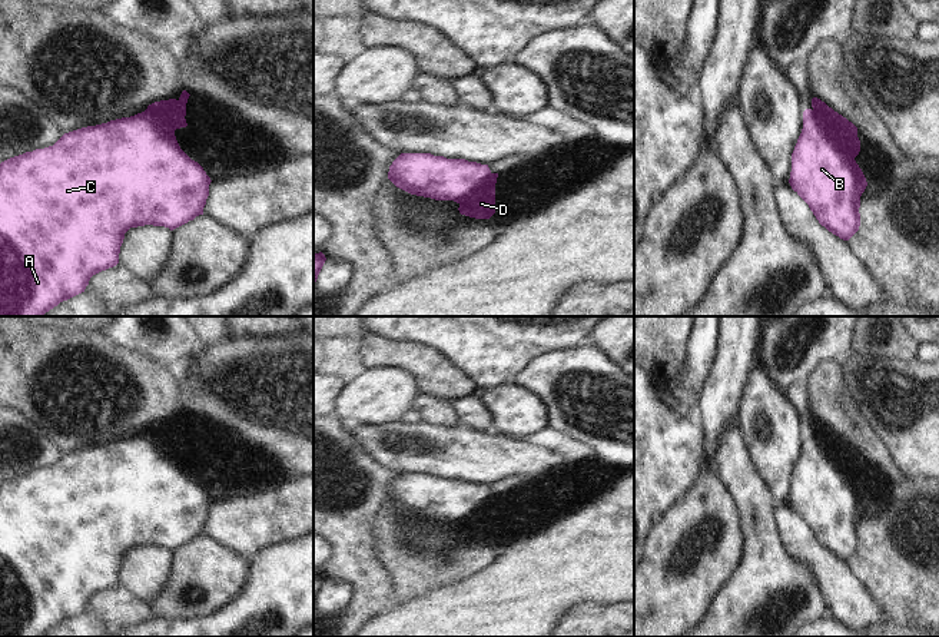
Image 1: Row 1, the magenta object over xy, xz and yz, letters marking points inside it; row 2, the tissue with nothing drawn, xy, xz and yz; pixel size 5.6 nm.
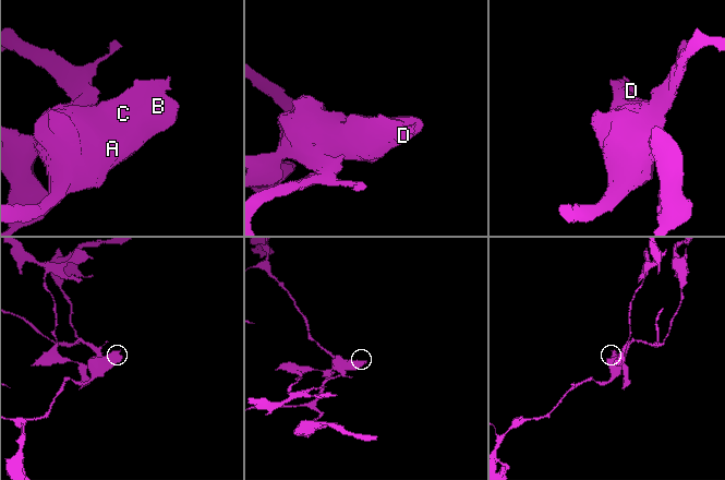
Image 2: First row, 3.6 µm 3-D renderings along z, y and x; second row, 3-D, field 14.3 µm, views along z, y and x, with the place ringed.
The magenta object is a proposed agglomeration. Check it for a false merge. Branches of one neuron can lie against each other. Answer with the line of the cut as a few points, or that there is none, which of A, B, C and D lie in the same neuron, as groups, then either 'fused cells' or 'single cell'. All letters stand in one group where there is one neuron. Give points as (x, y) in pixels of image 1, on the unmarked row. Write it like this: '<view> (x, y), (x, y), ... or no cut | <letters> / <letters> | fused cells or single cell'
no cut | A B C D | single cell

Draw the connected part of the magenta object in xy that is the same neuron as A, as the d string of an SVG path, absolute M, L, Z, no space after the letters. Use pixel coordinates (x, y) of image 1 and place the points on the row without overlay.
M183 411L177 421L155 422L135 437L64 454L53 467L26 472L0 484L0 637L43 637L60 623L84 613L93 595L119 584L120 567L130 548L153 545L173 551L203 535L212 501L203 488L180 470L175 457L176 449L188 447L185 437L189 417Z

